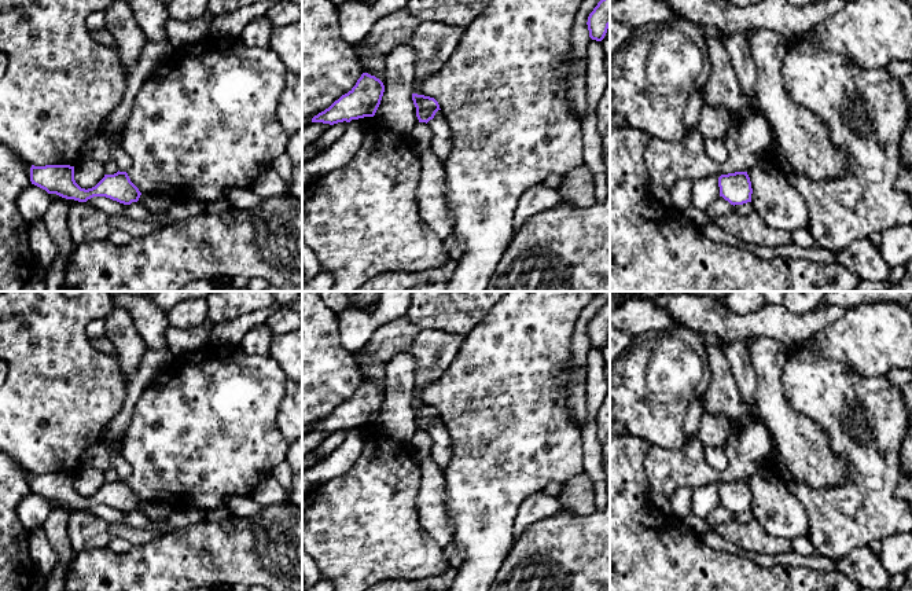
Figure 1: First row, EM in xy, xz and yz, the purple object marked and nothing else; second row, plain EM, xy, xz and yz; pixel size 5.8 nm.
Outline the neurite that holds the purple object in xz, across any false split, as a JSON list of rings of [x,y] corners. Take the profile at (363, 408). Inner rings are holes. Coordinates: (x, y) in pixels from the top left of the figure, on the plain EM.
[[[363,381],[356,393],[328,416],[312,426],[312,430],[338,432],[364,425],[374,425],[385,400],[383,390],[368,381]]]

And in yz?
[[[735,480],[718,485],[720,504],[731,513],[751,510],[751,489],[747,480]]]

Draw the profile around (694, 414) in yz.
[[[698,396],[688,404],[688,410],[685,414],[684,429],[687,436],[692,436],[698,432],[702,416],[703,416],[703,404],[700,397]]]

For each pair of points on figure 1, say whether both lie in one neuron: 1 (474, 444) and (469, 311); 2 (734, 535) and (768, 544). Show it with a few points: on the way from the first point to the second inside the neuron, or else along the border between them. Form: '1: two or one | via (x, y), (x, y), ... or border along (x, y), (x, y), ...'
1: two | border along (492, 307), (466, 336)
2: one | via (742, 535), (760, 540)

